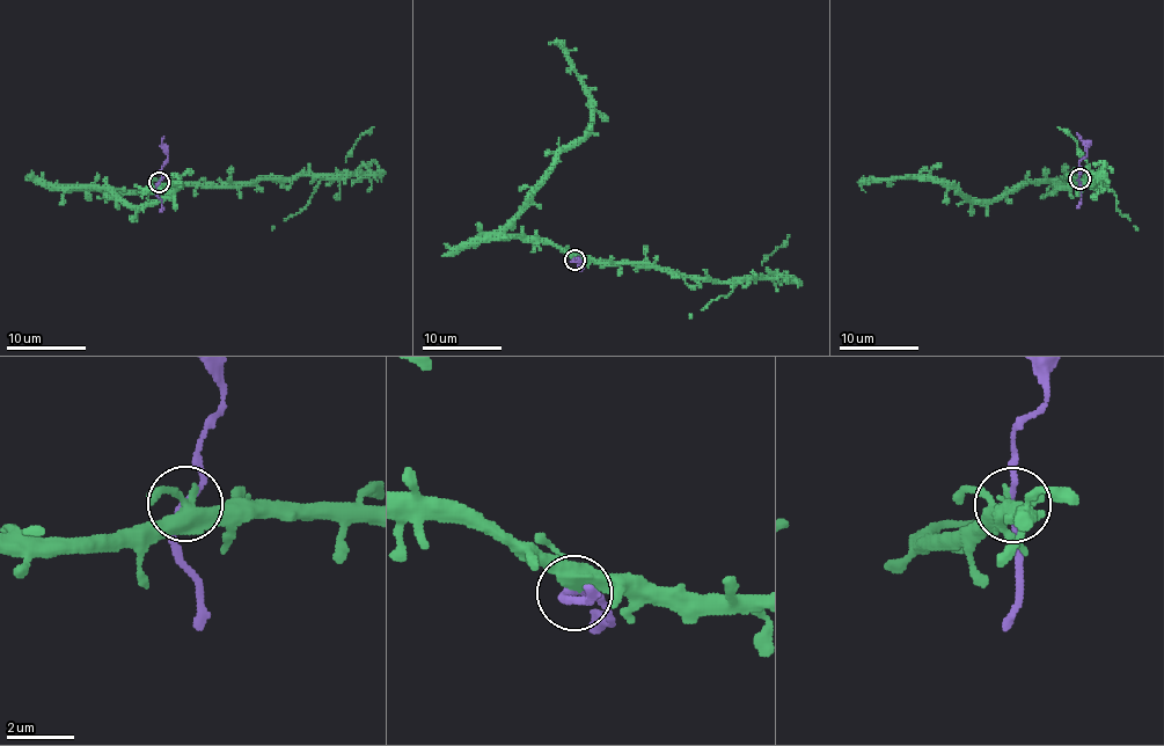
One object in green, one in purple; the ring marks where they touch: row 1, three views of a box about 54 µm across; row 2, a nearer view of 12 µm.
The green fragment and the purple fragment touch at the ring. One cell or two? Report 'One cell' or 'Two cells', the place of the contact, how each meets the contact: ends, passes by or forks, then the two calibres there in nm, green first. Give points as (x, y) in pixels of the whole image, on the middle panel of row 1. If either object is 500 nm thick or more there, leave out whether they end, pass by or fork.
One cell. Place: (575, 260). At the ring green forks. At the ring purple passes by. Thickness 360 nm (green) against 190 nm

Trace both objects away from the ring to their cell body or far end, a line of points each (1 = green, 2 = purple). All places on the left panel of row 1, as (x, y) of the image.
1: (158, 184), (134, 190), (89, 187), (137, 205), (159, 202), (175, 187), (149, 185), (143, 194), (148, 199)
2: (158, 182), (168, 158), (168, 150), (162, 144), (163, 137)

